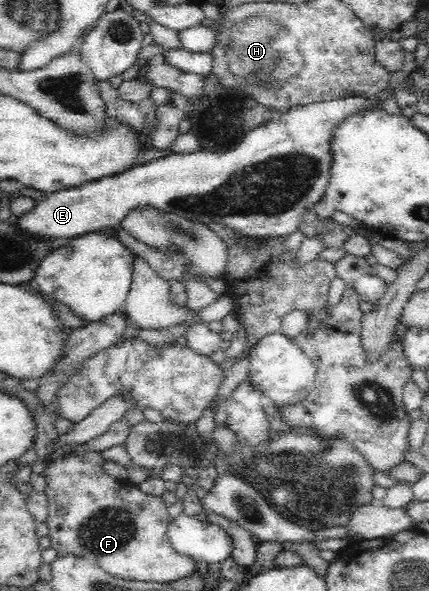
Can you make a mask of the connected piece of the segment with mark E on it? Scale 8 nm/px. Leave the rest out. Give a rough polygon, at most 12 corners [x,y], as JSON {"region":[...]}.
{"region":[[382,101],[311,102],[226,152],[171,153],[35,200],[73,239],[148,207],[286,236],[329,183],[333,127]]}

